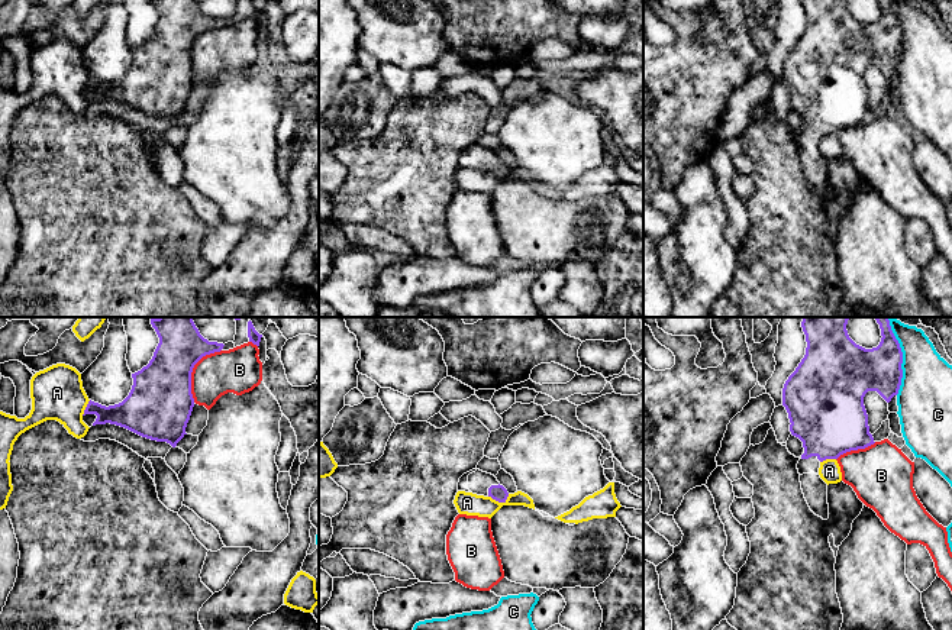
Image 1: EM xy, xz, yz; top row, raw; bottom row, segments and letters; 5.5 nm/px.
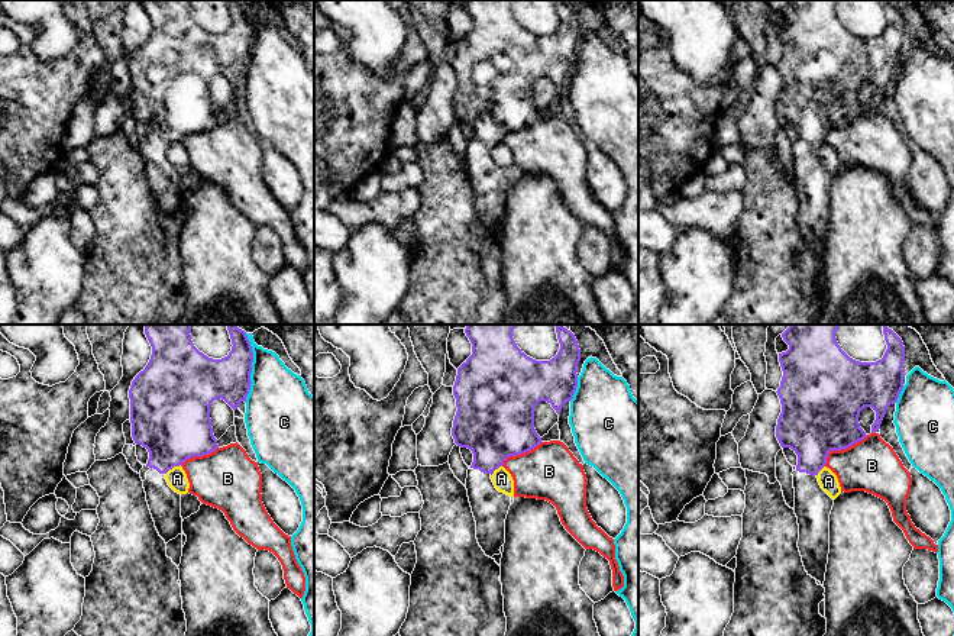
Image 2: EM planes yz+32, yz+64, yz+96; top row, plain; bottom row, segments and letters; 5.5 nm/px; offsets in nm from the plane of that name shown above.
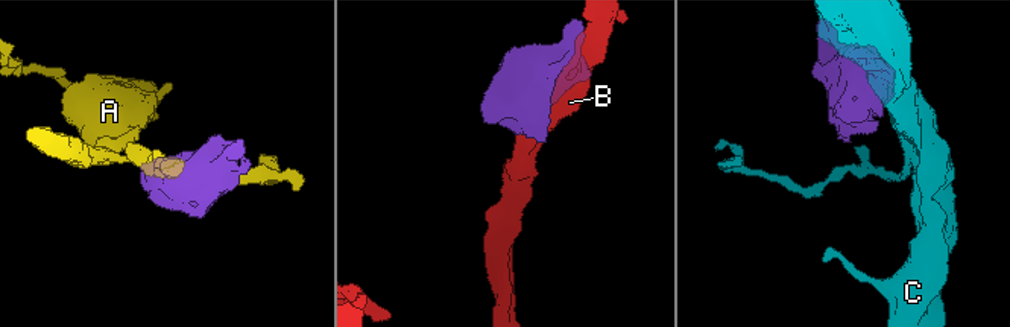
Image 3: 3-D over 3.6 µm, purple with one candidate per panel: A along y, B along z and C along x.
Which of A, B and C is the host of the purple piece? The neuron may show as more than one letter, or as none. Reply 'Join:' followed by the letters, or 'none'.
Join: none

